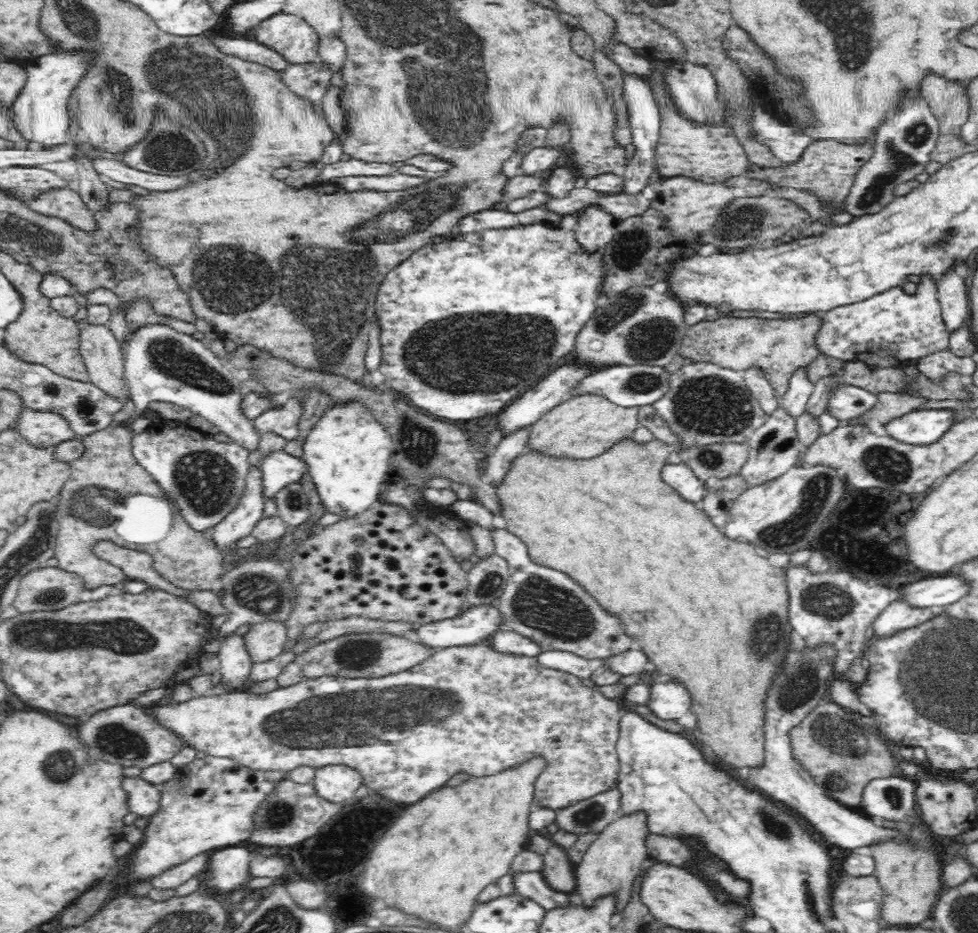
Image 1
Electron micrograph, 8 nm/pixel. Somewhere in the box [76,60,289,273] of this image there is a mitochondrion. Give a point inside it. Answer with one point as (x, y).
(182, 152)

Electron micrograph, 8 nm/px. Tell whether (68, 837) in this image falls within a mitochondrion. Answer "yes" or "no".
no

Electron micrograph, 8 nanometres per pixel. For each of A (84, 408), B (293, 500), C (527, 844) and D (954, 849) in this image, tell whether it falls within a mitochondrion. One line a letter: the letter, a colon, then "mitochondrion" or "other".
A: mitochondrion
B: mitochondrion
C: other
D: other

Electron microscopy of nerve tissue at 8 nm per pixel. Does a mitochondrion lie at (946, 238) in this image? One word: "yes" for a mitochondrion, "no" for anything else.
yes

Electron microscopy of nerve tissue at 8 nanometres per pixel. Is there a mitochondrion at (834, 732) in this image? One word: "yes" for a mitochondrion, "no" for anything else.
yes

